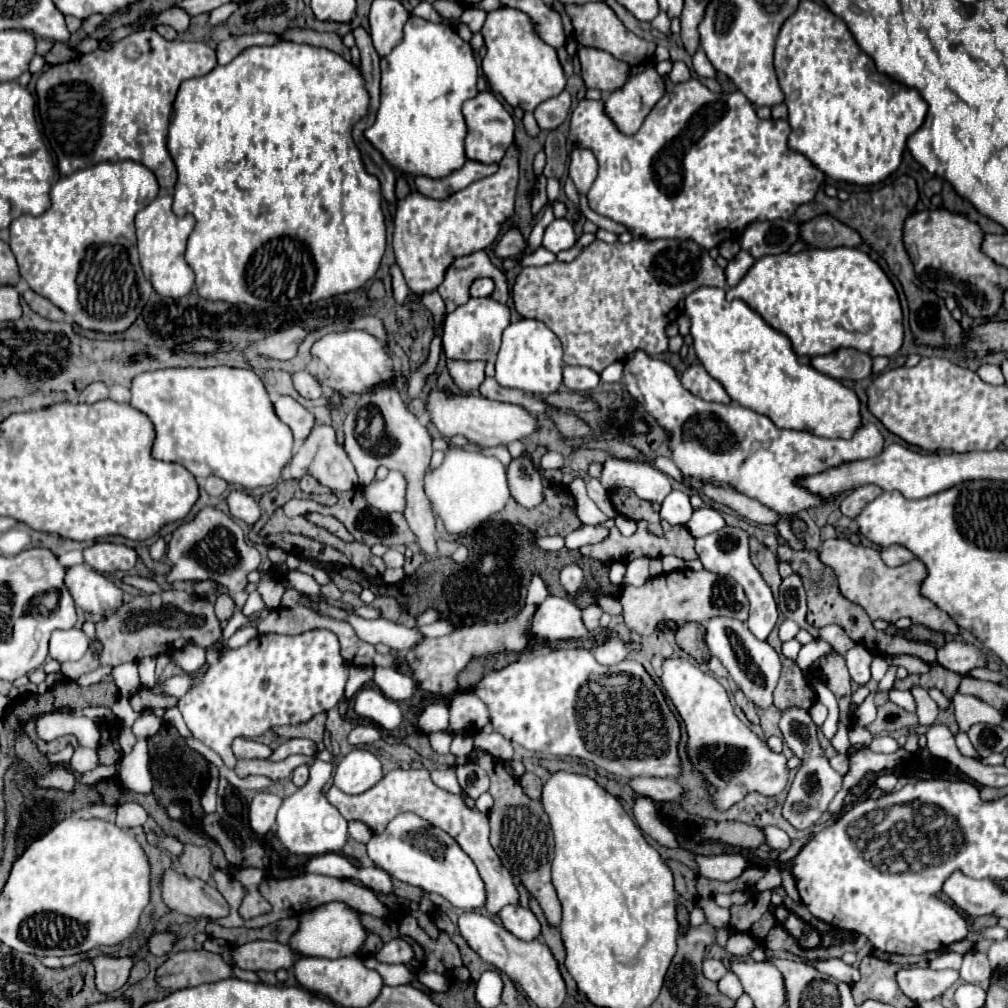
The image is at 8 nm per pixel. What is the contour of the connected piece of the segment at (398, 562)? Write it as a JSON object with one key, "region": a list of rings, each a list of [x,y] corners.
{"region":[[[388,548],[388,552],[382,556],[382,560],[388,568],[402,568],[404,566],[404,554],[394,548]]]}

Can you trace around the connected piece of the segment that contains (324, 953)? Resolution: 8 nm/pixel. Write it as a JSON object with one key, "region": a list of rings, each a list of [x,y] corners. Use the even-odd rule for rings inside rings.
{"region":[[[330,902],[300,916],[300,928],[290,938],[290,948],[316,958],[342,958],[342,956],[354,956],[356,950],[364,944],[364,938],[366,934],[364,926],[358,920],[358,912],[354,912],[346,904]]]}

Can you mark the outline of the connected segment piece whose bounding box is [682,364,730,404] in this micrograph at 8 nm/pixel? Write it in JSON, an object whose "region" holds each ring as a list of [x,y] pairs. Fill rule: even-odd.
{"region":[[[694,364],[694,366],[688,366],[686,372],[682,374],[682,384],[686,390],[690,390],[692,394],[704,398],[704,400],[712,400],[712,402],[722,402],[722,404],[728,404],[730,402],[730,396],[726,394],[724,386],[714,380],[702,364]]]}

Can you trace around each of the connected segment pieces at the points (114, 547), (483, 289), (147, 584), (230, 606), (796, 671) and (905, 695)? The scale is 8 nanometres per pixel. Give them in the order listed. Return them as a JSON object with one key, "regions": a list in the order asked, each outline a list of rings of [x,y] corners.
{"regions":[[[[96,542],[84,550],[84,562],[102,574],[128,572],[136,564],[136,552],[124,544]]],[[[478,278],[472,282],[470,286],[470,296],[472,298],[482,298],[482,296],[490,296],[494,290],[494,280],[492,278]]],[[[126,575],[122,579],[122,581],[125,584],[138,588],[139,590],[145,592],[146,594],[153,594],[161,591],[158,584],[149,578]]],[[[226,592],[218,594],[218,600],[216,600],[216,616],[218,616],[218,620],[226,622],[226,620],[232,618],[232,614],[234,614],[234,602],[232,602],[232,598]]],[[[780,654],[782,660],[782,676],[774,690],[774,706],[784,712],[790,708],[810,710],[816,702],[816,696],[810,688],[808,678],[802,676],[802,670],[796,666],[794,660]]],[[[892,688],[892,690],[888,690],[888,696],[890,696],[890,700],[896,702],[898,706],[902,706],[902,708],[906,708],[906,710],[910,710],[910,712],[916,710],[914,698],[912,698],[912,694],[910,694],[908,690],[896,690],[896,688]]]]}

